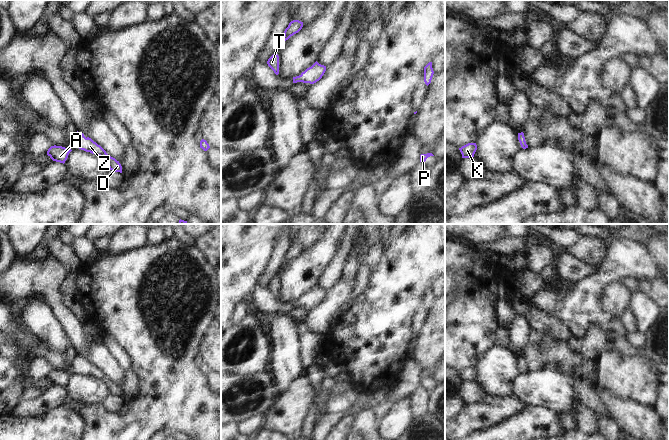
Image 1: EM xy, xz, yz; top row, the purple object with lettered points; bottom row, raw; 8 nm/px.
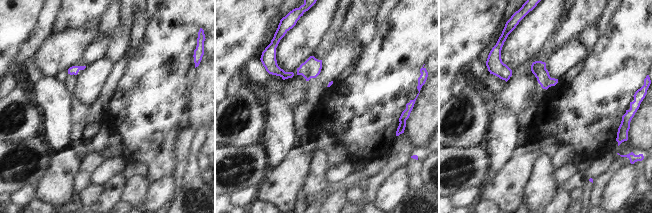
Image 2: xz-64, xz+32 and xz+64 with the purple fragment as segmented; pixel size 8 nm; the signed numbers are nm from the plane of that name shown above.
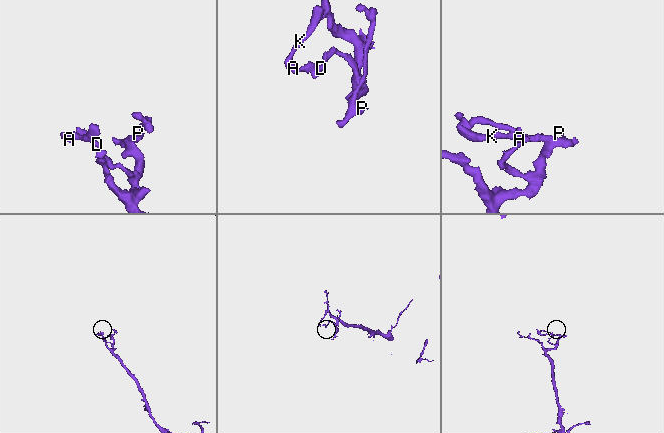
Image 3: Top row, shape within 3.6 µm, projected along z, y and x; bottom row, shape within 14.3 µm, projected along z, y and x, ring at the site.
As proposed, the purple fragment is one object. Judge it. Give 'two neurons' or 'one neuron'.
one neuron

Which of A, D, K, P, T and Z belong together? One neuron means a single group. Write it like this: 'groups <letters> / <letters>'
groups A D K P T Z

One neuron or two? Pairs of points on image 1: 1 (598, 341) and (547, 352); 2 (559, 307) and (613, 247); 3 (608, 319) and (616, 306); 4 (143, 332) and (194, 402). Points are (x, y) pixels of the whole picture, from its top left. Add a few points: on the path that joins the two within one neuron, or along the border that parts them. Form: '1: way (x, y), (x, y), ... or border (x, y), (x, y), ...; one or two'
1: border (581, 352), (584, 358), (589, 358), (596, 362); two
2: way (577, 302), (613, 265); one
3: border (602, 292), (602, 306), (610, 313), (620, 317); two
4: way (159, 349), (162, 353), (167, 375), (177, 385); one

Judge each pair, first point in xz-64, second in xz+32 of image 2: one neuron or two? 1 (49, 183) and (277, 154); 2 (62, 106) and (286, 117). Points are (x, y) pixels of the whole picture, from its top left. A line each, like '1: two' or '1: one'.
1: two
2: one

